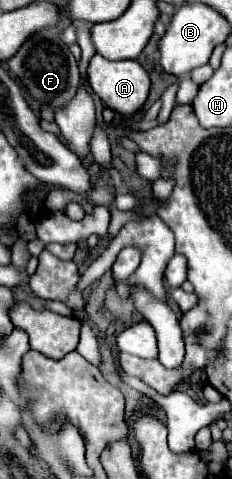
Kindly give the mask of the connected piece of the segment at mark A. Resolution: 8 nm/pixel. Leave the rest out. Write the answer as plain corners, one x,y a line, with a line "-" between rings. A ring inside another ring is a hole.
94,55
90,59
88,83
90,83
92,91
100,97
100,101
108,109
120,113
122,117
130,117
136,111
140,111
142,105
146,103
148,91
150,91
148,73
144,71
144,67
138,61
132,61
132,59
128,59
128,61
108,61
108,59
102,59
102,55

